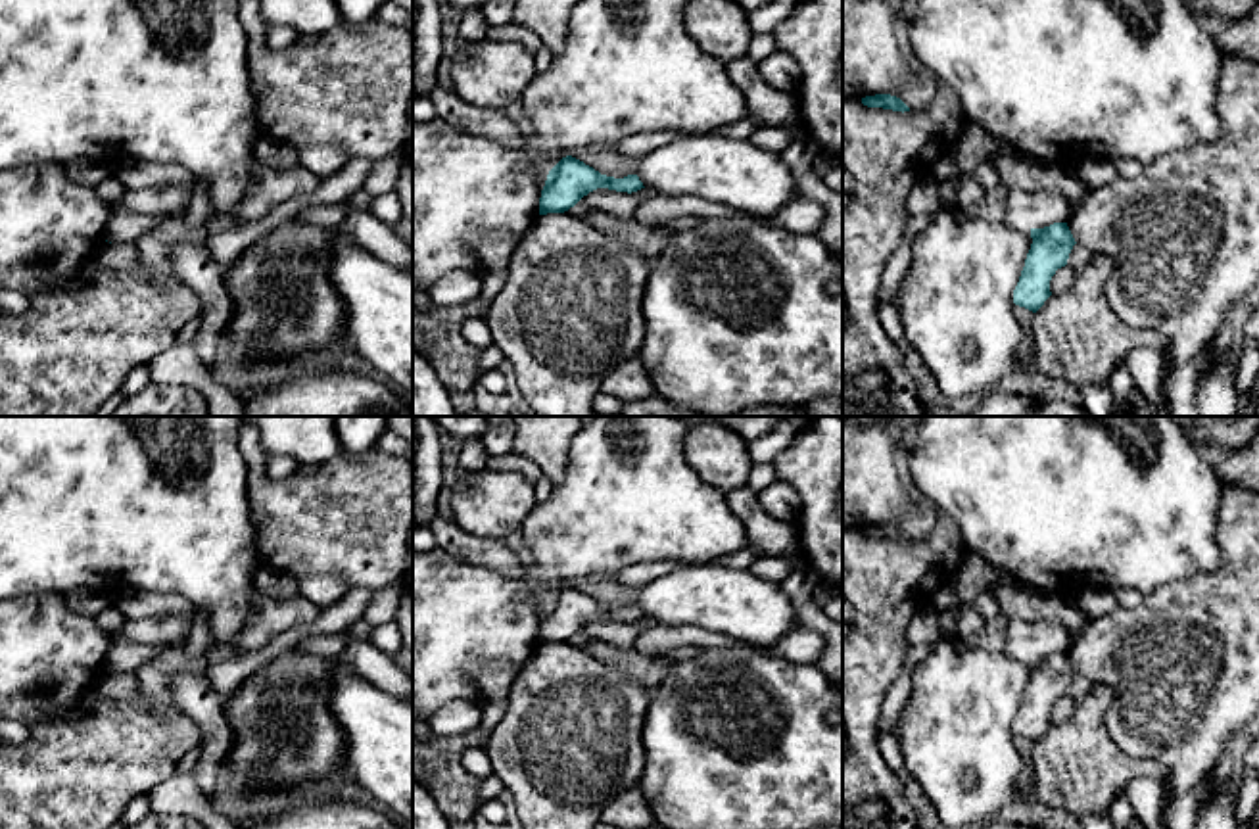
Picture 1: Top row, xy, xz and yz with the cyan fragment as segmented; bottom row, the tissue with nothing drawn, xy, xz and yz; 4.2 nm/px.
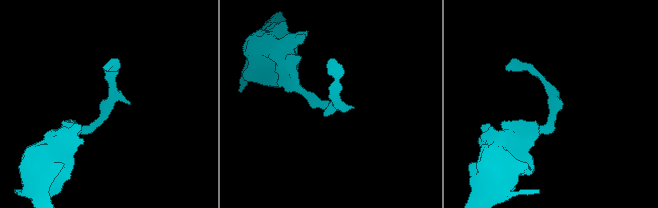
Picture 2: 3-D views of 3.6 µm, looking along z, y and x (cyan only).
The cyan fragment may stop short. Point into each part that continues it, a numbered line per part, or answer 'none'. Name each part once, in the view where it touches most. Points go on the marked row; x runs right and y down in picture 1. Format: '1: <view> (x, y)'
none

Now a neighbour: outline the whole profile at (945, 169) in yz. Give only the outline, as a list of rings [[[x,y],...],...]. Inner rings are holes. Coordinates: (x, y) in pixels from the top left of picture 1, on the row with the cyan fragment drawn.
[[[950,152],[942,154],[931,171],[933,178],[938,182],[954,180],[958,177],[958,165]]]

